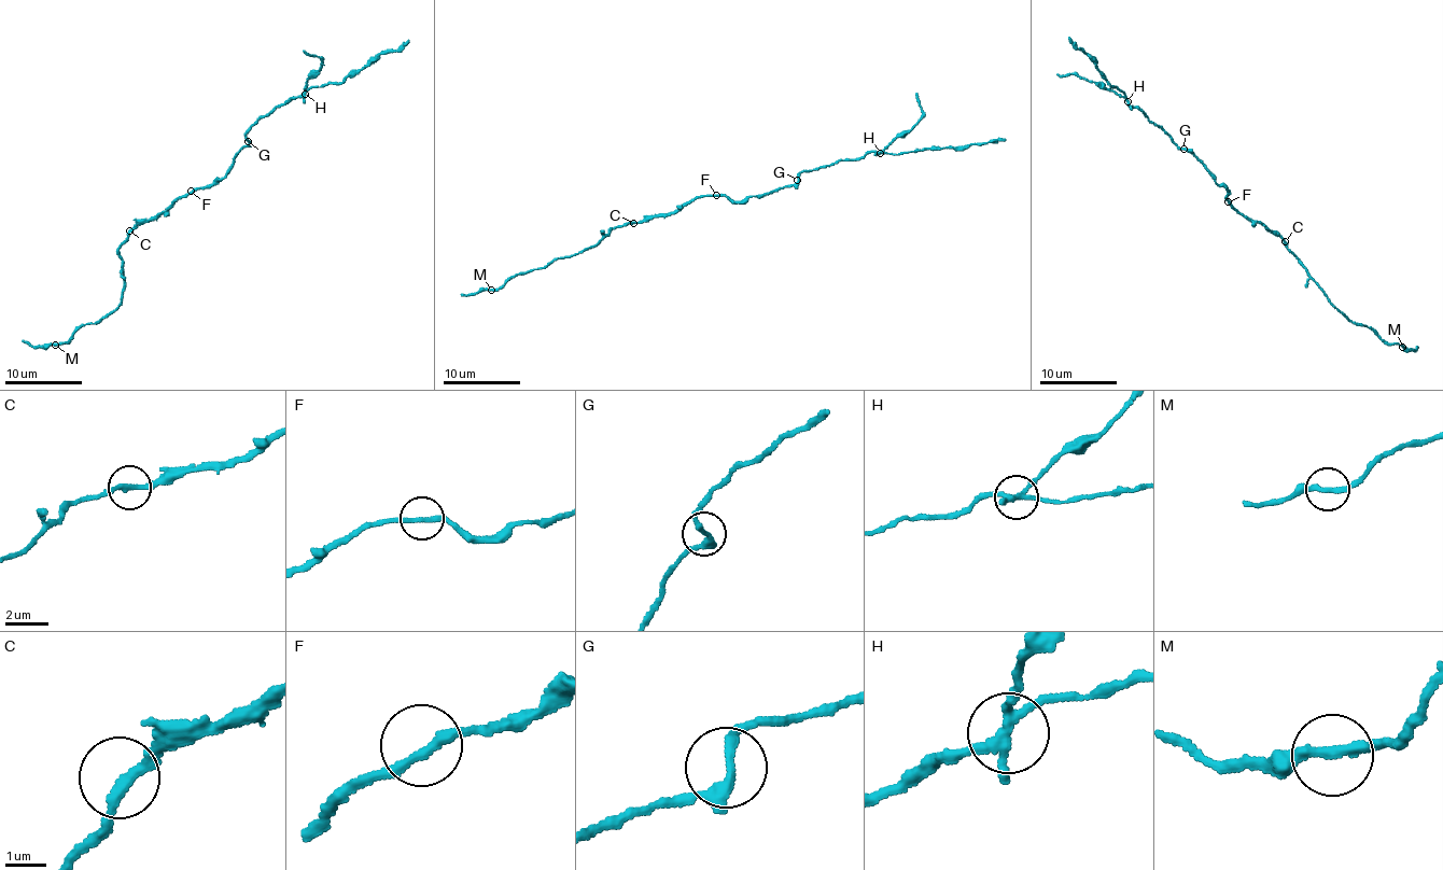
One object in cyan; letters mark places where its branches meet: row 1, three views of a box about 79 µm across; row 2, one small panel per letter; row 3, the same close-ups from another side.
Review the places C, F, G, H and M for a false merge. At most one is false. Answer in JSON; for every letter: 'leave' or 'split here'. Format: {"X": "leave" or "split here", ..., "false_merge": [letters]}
{"C": "leave", "F": "leave", "G": "leave", "H": "split here", "M": "leave", "false_merge": ["H"]}

